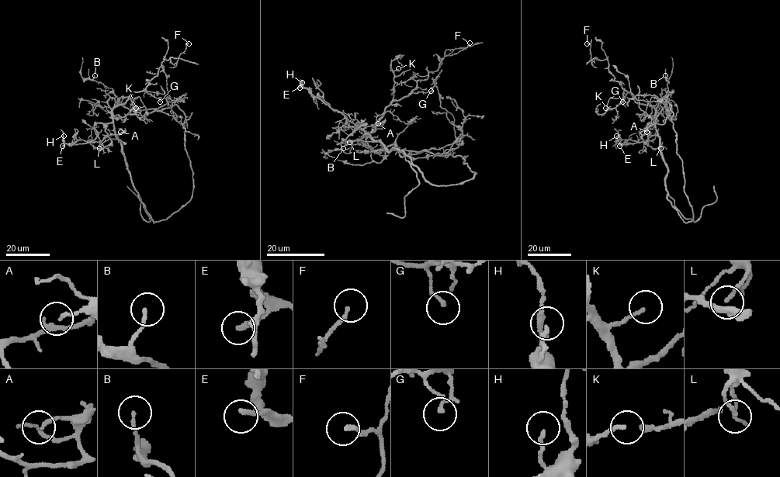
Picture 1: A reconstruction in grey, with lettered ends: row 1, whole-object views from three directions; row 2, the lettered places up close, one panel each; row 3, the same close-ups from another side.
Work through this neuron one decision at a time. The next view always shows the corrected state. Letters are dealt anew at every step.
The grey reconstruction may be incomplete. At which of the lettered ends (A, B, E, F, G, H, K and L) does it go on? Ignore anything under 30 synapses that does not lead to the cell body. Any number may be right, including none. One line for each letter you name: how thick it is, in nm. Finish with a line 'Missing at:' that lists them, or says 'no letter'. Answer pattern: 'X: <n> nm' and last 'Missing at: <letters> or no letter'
Missing at: no letter

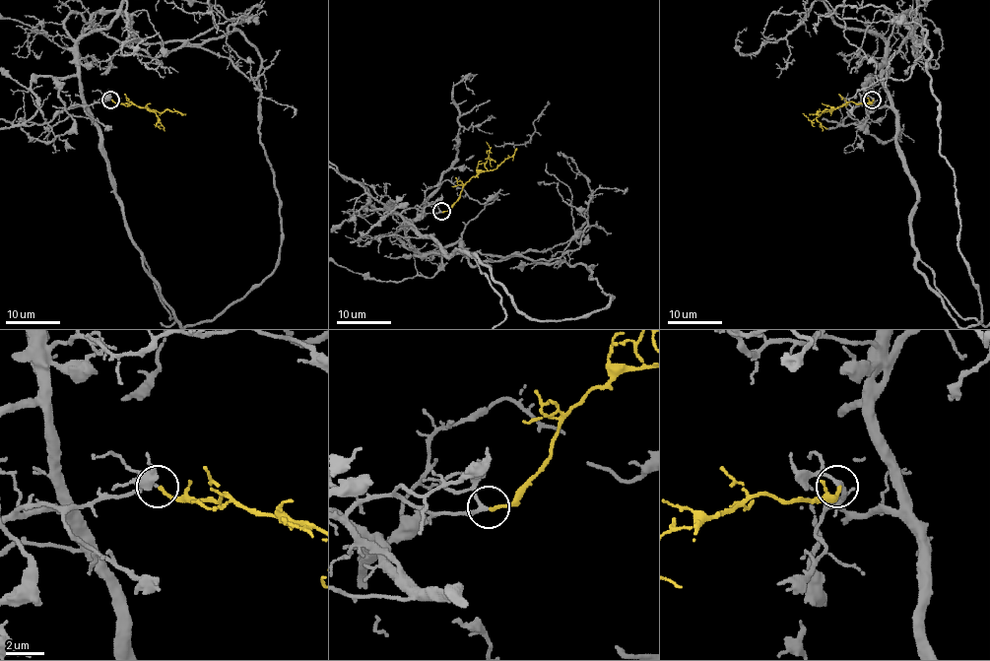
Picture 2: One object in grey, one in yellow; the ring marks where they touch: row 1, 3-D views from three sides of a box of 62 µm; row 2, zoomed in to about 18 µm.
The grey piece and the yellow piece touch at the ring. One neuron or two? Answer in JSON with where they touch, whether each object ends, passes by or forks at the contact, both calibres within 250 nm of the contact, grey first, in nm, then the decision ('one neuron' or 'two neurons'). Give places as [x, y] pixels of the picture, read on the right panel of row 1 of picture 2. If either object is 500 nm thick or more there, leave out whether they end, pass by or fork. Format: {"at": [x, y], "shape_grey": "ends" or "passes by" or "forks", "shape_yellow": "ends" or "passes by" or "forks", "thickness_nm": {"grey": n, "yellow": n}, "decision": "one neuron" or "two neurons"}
{"at": [872, 99], "shape_grey": "passes by", "shape_yellow": "ends", "thickness_nm": {"grey": 180, "yellow": 190}, "decision": "one neuron"}

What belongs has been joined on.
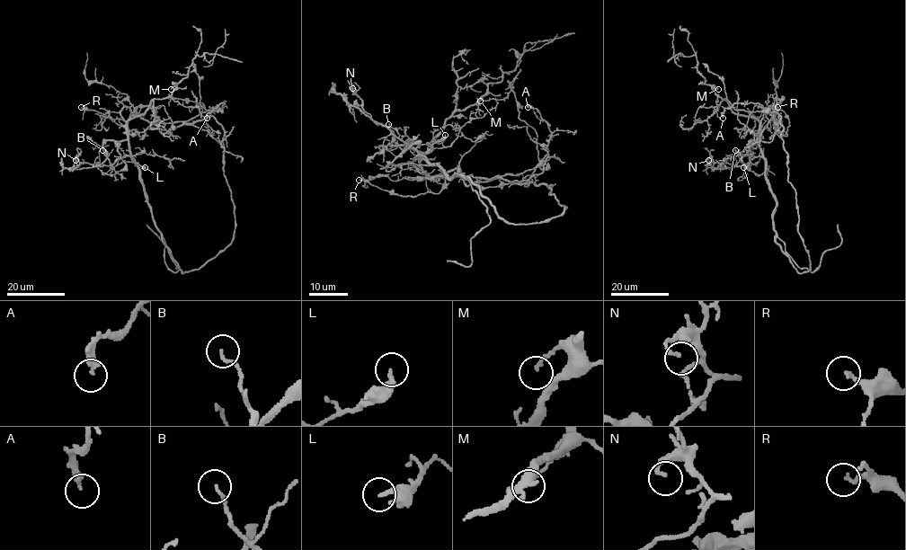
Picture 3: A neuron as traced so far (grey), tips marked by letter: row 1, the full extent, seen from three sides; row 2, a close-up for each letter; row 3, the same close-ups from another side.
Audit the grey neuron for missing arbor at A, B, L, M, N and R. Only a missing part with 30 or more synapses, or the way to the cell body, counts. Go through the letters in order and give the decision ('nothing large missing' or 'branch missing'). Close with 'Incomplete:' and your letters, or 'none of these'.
A: nothing large missing
B: nothing large missing
L: nothing large missing
M: nothing large missing
N: nothing large missing
R: nothing large missing
Incomplete: none of these

